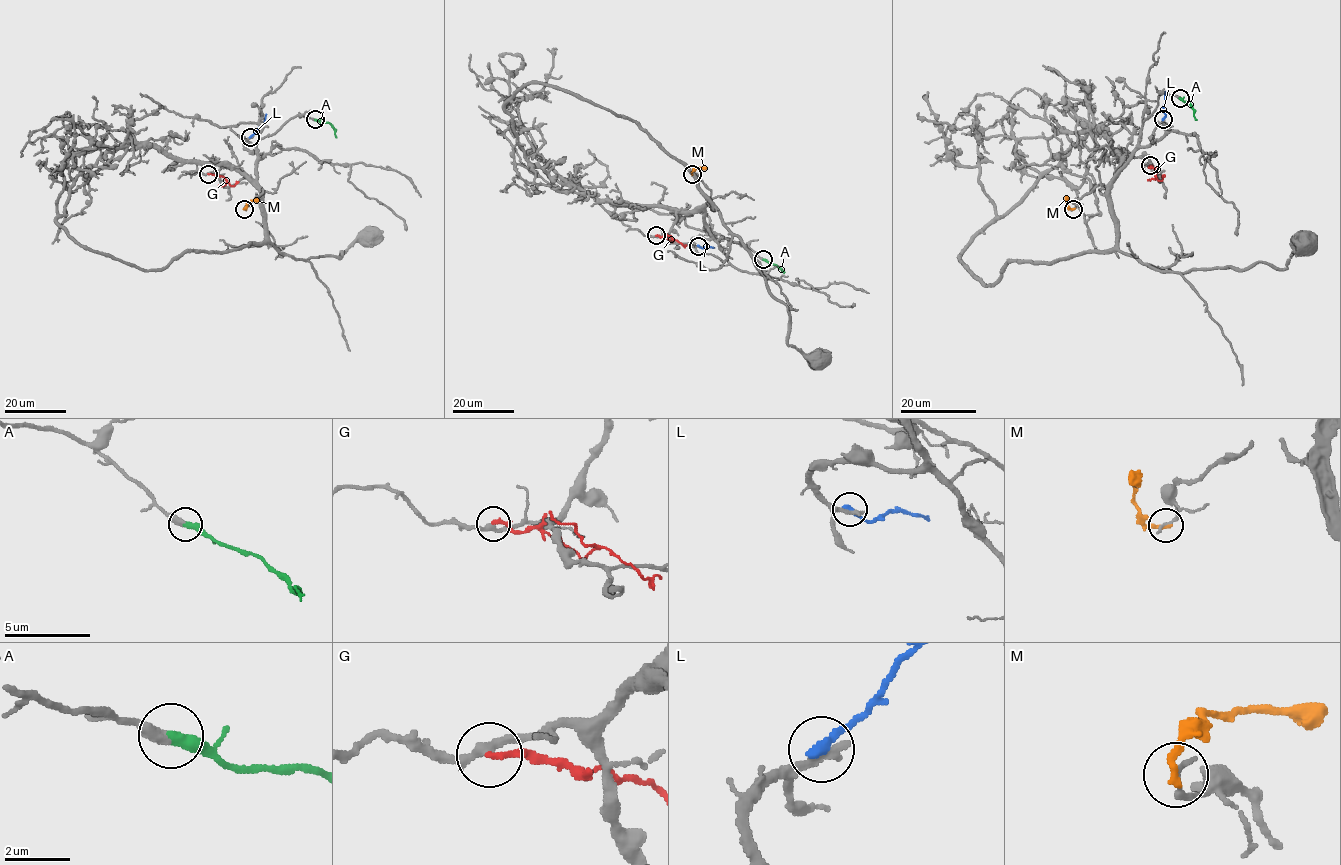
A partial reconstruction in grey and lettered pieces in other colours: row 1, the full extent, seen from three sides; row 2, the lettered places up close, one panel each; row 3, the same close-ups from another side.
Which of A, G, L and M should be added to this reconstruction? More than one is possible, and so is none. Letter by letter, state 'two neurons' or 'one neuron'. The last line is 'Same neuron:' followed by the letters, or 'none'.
A: one neuron
G: two neurons
L: two neurons
M: two neurons
Same neuron: A

